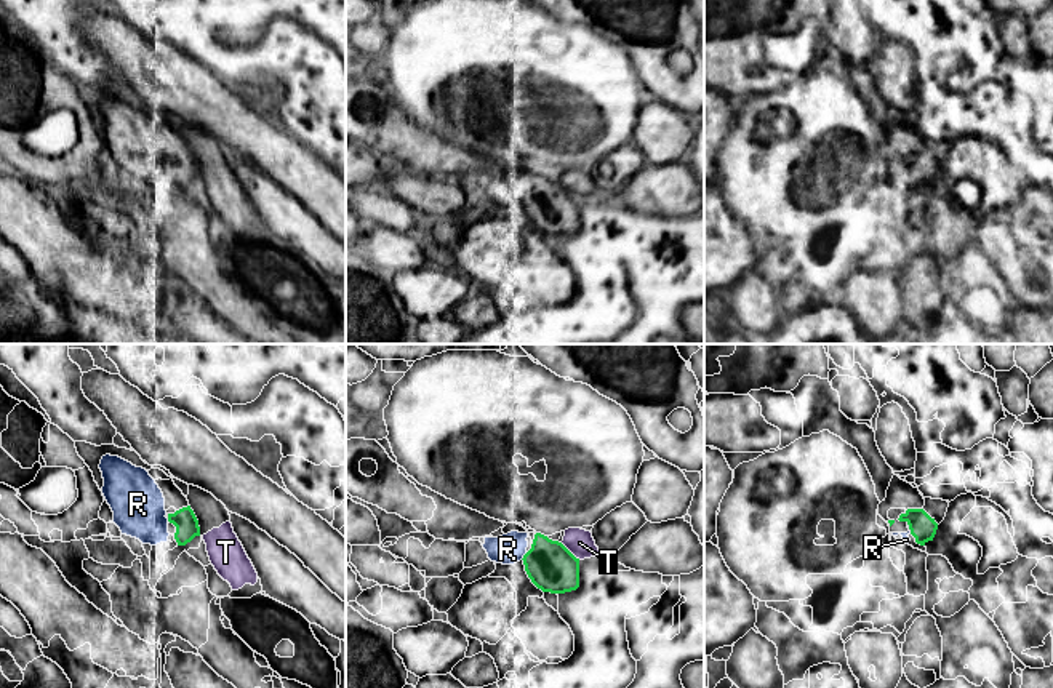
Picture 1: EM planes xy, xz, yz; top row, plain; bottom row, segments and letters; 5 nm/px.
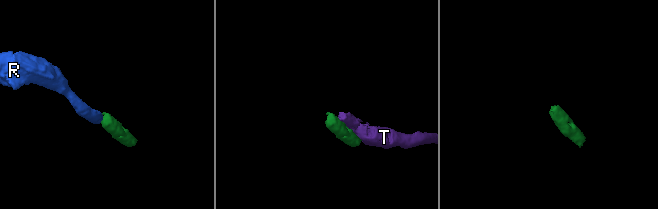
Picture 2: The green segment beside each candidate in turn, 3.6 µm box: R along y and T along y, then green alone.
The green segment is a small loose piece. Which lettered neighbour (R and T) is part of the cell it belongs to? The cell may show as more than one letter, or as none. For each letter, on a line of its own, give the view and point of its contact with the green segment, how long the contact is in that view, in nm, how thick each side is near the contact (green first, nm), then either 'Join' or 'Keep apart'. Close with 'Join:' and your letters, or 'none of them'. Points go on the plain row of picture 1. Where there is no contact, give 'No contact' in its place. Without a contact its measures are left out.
R: Touches green at xz (524, 197). Shared border 50 nm. Thickness 240 nm (green) against 160 nm. Join
T: Touches green at xz (568, 192). Shared border 130 nm. Thickness 240 nm (green) against 140 nm. Keep apart
Join: R

